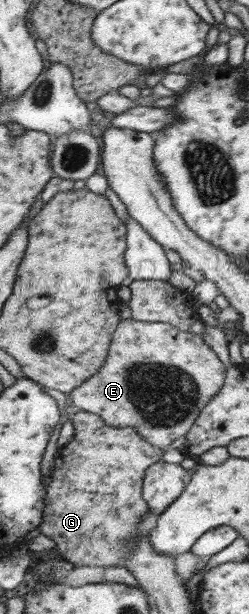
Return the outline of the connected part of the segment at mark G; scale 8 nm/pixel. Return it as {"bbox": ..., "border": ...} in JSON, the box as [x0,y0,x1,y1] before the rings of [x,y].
{"bbox":[39,410,165,566],"border":[[[78,410],[72,419],[74,429],[73,439],[65,446],[59,448],[59,451],[55,458],[55,466],[52,470],[51,477],[52,482],[49,483],[48,493],[49,499],[45,502],[47,513],[45,519],[39,530],[42,534],[50,538],[50,543],[57,544],[61,551],[61,556],[65,560],[72,562],[76,566],[118,566],[124,565],[127,558],[135,551],[135,546],[139,543],[140,524],[142,524],[142,518],[149,510],[149,504],[144,497],[145,476],[151,466],[154,466],[157,462],[162,460],[165,449],[154,446],[150,441],[146,440],[141,433],[131,427],[126,428],[114,428],[113,425],[108,425],[100,415]]]}

